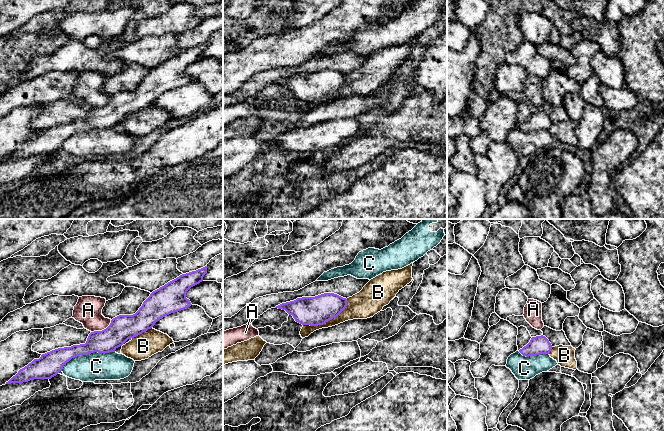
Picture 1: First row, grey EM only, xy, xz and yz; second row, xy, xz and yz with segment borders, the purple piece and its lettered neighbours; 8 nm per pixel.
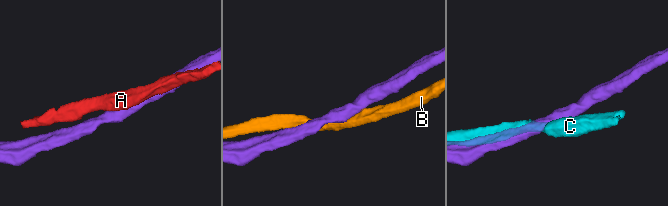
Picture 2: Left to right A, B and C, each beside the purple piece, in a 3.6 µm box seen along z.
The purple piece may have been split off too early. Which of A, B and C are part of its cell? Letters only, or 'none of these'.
none of these

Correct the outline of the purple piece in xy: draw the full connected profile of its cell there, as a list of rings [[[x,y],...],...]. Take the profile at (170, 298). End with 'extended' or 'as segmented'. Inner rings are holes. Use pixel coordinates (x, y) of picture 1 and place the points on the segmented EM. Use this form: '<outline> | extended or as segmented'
[[[207,266],[180,275],[153,291],[135,314],[113,318],[106,329],[91,332],[85,344],[58,348],[42,354],[39,359],[34,359],[20,369],[6,384],[51,379],[74,357],[94,352],[115,352],[128,339],[151,329],[161,318],[190,307],[192,304],[186,298],[186,293],[191,287],[202,282],[206,273]]] | as segmented

